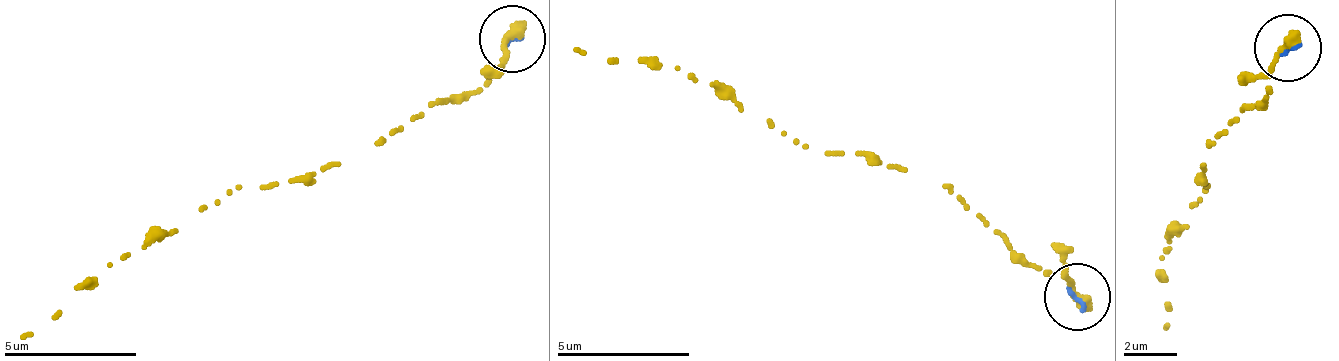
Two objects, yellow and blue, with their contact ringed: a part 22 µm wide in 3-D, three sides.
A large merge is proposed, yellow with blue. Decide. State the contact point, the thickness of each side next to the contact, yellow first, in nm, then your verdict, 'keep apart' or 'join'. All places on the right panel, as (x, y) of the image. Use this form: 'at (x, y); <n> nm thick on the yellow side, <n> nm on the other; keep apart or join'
at (1288, 47); 440 nm thick on the yellow side, 180 nm on the other; join

